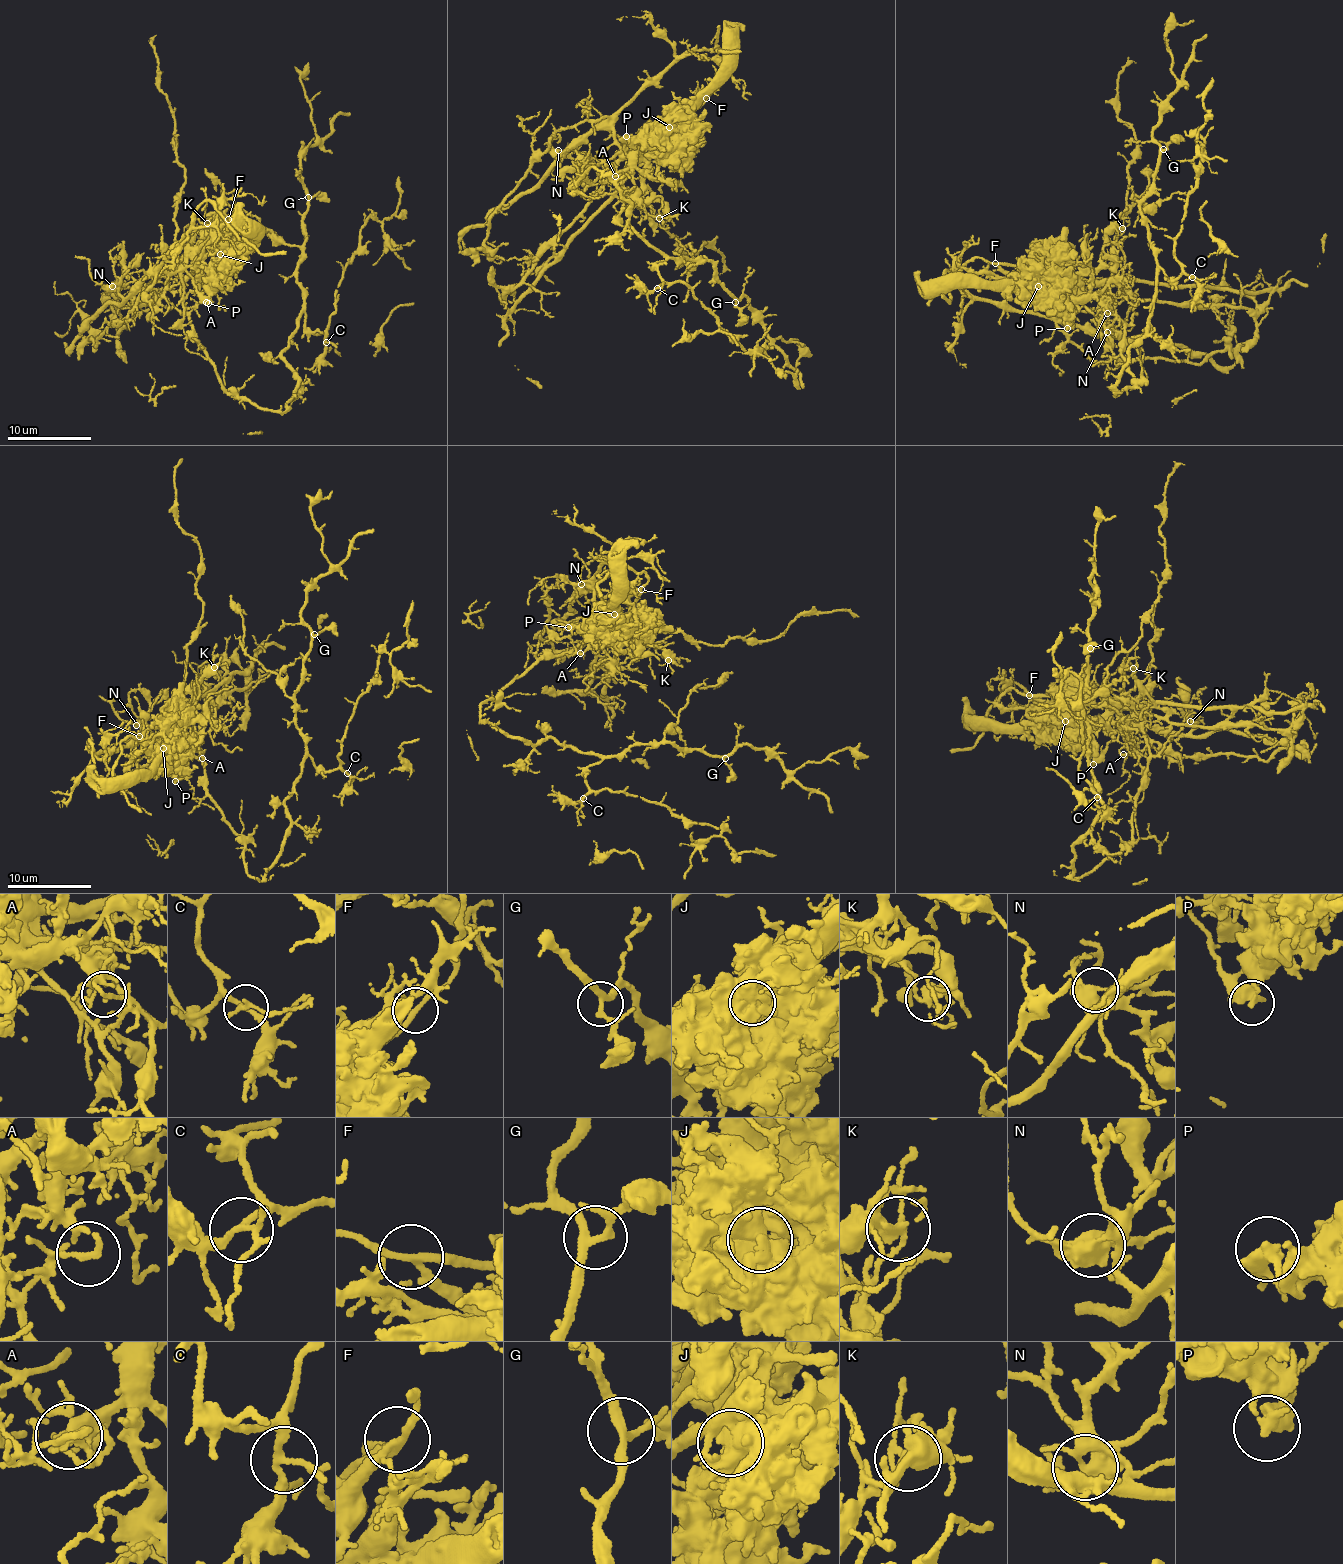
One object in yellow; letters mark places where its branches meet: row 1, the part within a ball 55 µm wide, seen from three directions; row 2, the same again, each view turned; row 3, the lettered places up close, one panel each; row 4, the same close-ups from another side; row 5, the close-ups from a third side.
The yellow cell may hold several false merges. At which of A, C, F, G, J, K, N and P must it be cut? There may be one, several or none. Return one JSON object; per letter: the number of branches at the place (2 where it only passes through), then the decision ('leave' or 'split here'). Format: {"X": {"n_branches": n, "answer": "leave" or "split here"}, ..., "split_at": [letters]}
{"A": {"n_branches": 2, "answer": "split here"}, "C": {"n_branches": 4, "answer": "leave"}, "F": {"n_branches": 4, "answer": "split here"}, "G": {"n_branches": 3, "answer": "leave"}, "J": {"n_branches": 3, "answer": "split here"}, "K": {"n_branches": 5, "answer": "split here"}, "N": {"n_branches": 5, "answer": "split here"}, "P": {"n_branches": 2, "answer": "split here"}, "split_at": ["A", "F", "J", "K", "N", "P"]}

